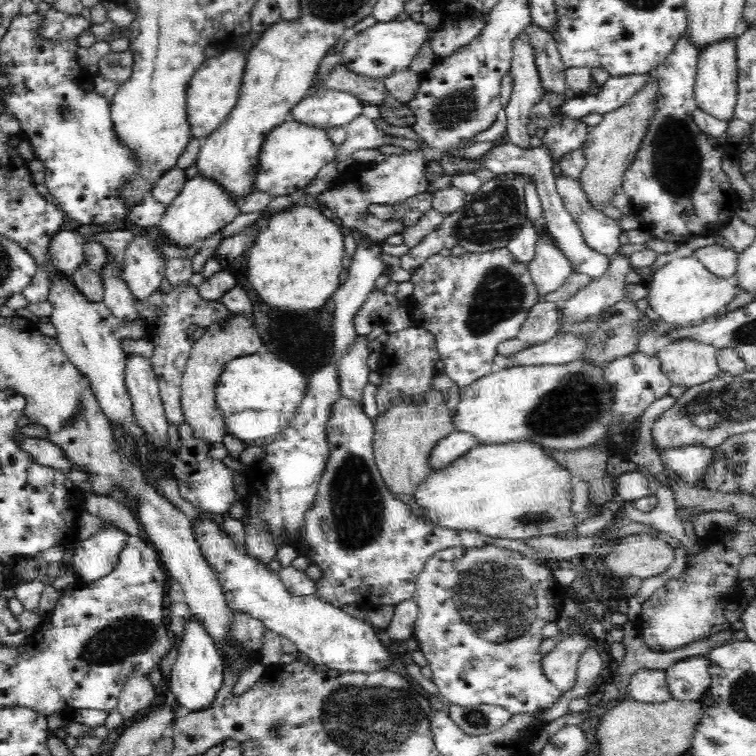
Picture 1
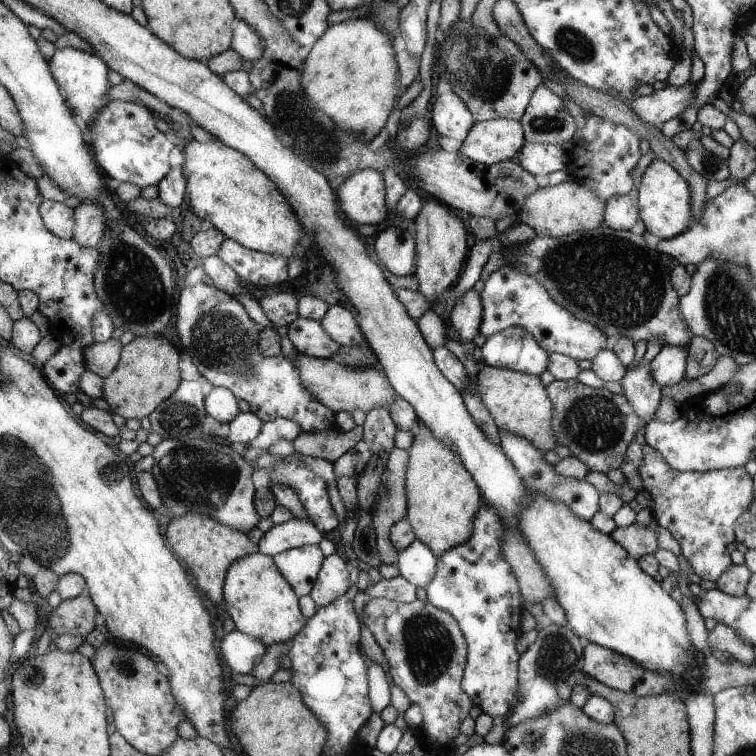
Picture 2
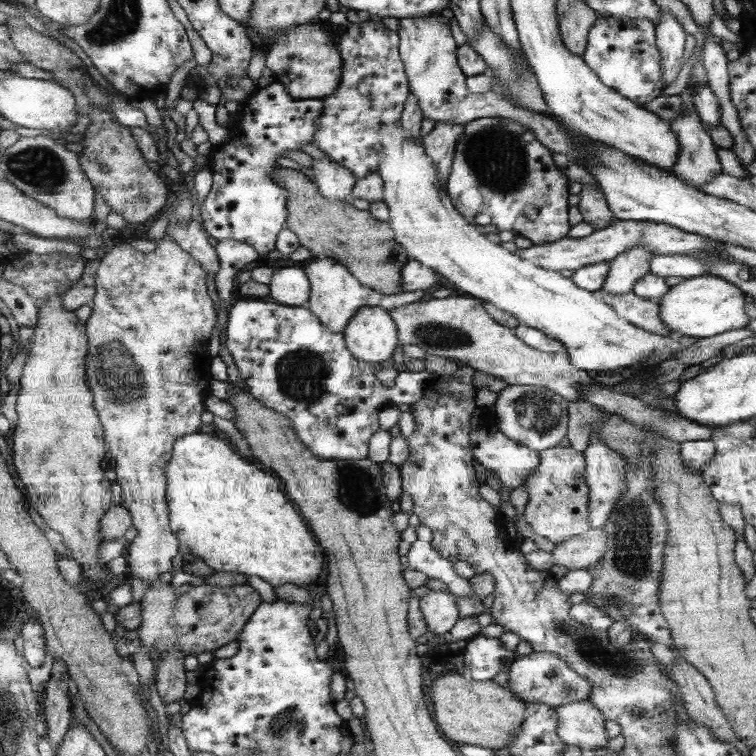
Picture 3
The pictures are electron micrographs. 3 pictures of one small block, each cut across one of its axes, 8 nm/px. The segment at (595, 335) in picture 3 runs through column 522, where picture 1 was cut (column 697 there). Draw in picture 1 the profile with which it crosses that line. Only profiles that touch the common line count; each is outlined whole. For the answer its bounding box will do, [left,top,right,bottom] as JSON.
[648,254,737,326]

